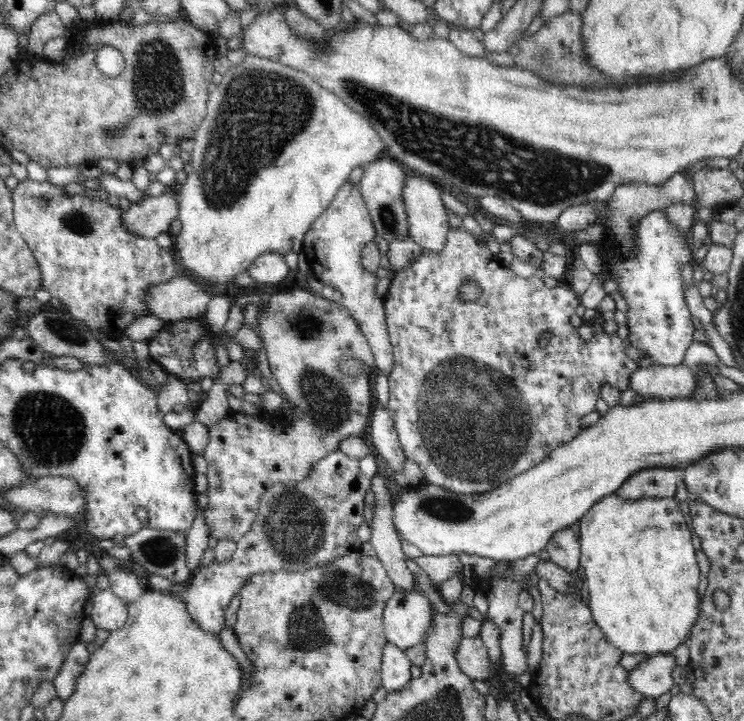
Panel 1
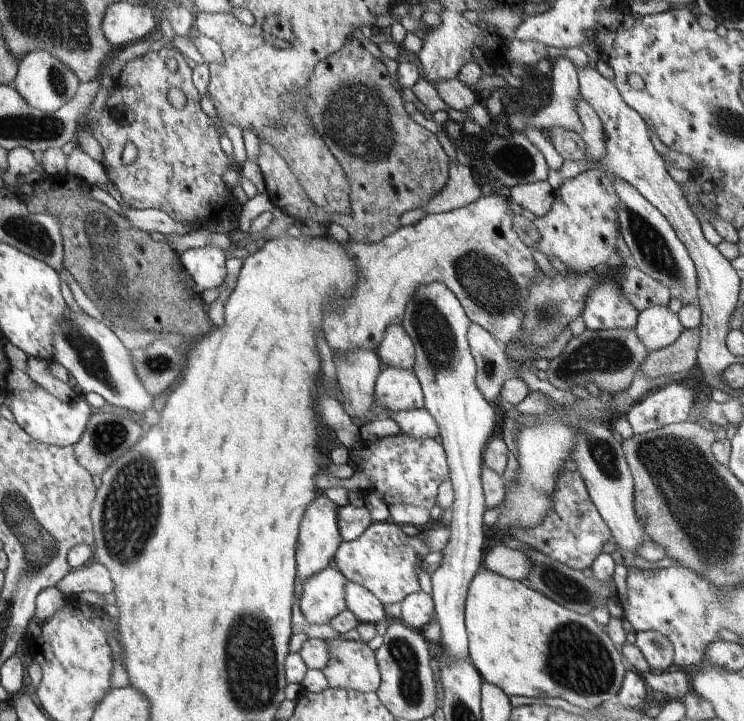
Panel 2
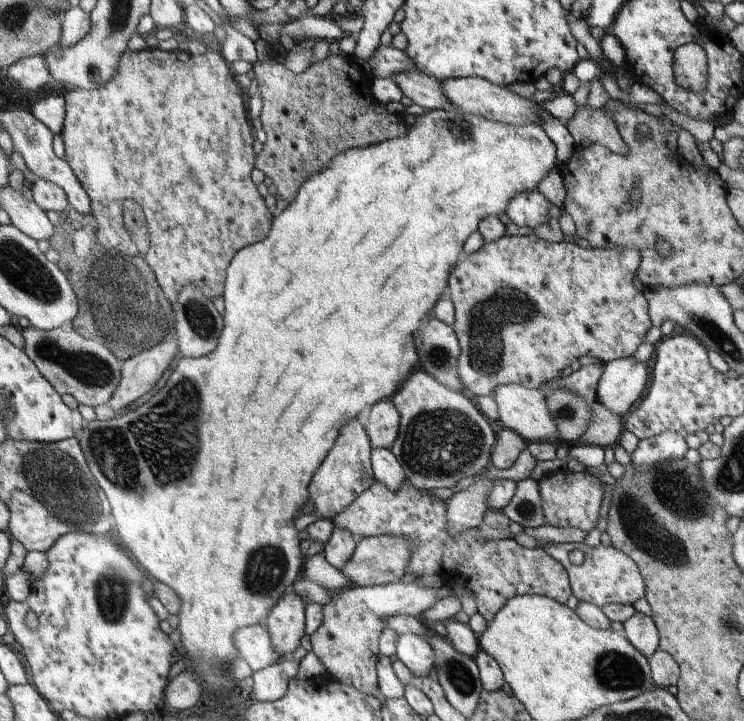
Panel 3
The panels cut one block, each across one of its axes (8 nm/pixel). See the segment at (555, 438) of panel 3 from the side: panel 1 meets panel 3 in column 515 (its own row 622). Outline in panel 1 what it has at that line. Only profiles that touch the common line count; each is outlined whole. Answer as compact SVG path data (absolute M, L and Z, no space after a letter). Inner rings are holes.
M418 586L404 590L398 588L390 596L384 608L384 626L388 644L400 646L402 650L426 642L436 612L428 596Z

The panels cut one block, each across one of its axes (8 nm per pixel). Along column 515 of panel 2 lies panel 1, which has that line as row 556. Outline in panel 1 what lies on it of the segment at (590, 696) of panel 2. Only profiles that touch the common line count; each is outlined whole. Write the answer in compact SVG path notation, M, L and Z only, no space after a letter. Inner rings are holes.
M612 494L612 496L602 498L598 504L594 504L594 508L578 524L580 546L582 546L582 550L580 550L582 552L580 566L586 572L584 578L586 578L586 584L588 584L588 590L590 590L590 602L588 602L588 606L592 610L592 620L596 622L596 626L600 626L600 632L604 634L606 642L612 648L616 648L616 650L620 650L624 654L632 654L632 656L640 654L644 660L648 660L648 658L654 658L658 654L674 654L680 646L688 646L690 640L694 638L694 628L696 628L696 622L700 618L700 608L702 608L700 606L702 600L700 600L700 594L698 594L700 582L702 582L700 580L702 572L700 572L700 566L696 562L696 550L692 546L694 534L690 532L692 528L688 526L690 520L682 514L680 508L682 506L680 506L680 502L676 498L672 498L672 500L664 498L664 500L636 500L636 502L630 502L630 500L618 500Z

